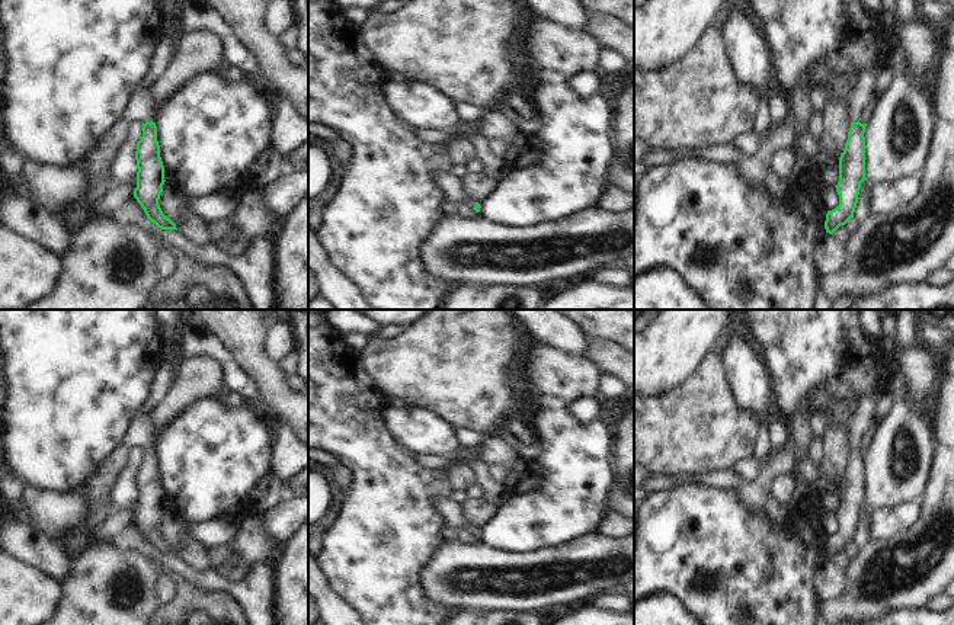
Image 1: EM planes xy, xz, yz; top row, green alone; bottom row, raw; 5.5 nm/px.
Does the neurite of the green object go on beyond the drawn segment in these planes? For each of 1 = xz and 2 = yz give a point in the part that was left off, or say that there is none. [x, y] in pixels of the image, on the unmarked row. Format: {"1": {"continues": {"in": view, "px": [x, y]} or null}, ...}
{"1": {"continues": {"in": "xz", "px": [451, 512]}}, "2": {"continues": {"in": "yz", "px": [863, 419]}}}

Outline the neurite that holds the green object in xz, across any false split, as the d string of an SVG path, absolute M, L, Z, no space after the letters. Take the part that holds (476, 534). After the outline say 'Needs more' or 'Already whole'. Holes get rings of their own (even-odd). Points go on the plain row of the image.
M449 497L445 499L432 499L432 506L435 512L442 517L445 525L458 531L464 528L468 533L480 538L480 529L470 525L462 516L462 506Z. Needs more

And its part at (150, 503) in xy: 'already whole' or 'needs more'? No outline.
needs more

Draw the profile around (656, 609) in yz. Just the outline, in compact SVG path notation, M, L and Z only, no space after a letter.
M650 594L634 603L634 625L701 625L675 594Z

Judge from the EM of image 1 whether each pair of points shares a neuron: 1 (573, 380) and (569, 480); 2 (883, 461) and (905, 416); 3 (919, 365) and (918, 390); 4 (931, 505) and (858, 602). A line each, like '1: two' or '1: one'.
1: one
2: one
3: one
4: one

